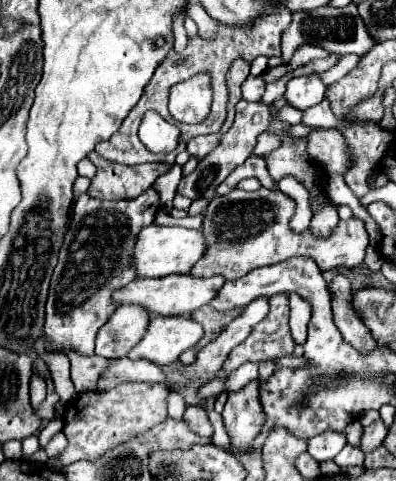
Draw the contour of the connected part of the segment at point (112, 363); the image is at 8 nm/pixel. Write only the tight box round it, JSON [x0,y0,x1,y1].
[97,356,167,390]

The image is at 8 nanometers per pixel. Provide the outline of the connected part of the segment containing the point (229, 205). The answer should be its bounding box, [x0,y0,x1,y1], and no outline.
[191,188,369,280]

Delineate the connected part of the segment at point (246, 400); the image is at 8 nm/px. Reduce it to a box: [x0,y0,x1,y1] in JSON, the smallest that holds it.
[223,382,265,454]

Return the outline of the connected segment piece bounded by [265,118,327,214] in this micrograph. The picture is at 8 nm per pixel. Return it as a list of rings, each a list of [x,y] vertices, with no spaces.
[[[275,118],[275,122],[271,122],[271,126],[267,128],[267,132],[273,132],[281,138],[279,148],[275,148],[265,156],[267,170],[275,182],[285,176],[297,178],[309,190],[311,210],[315,214],[327,202],[327,192],[325,192],[327,174],[307,154],[307,138],[291,136],[289,128],[291,126],[287,126],[287,122],[279,122],[279,118]]]

